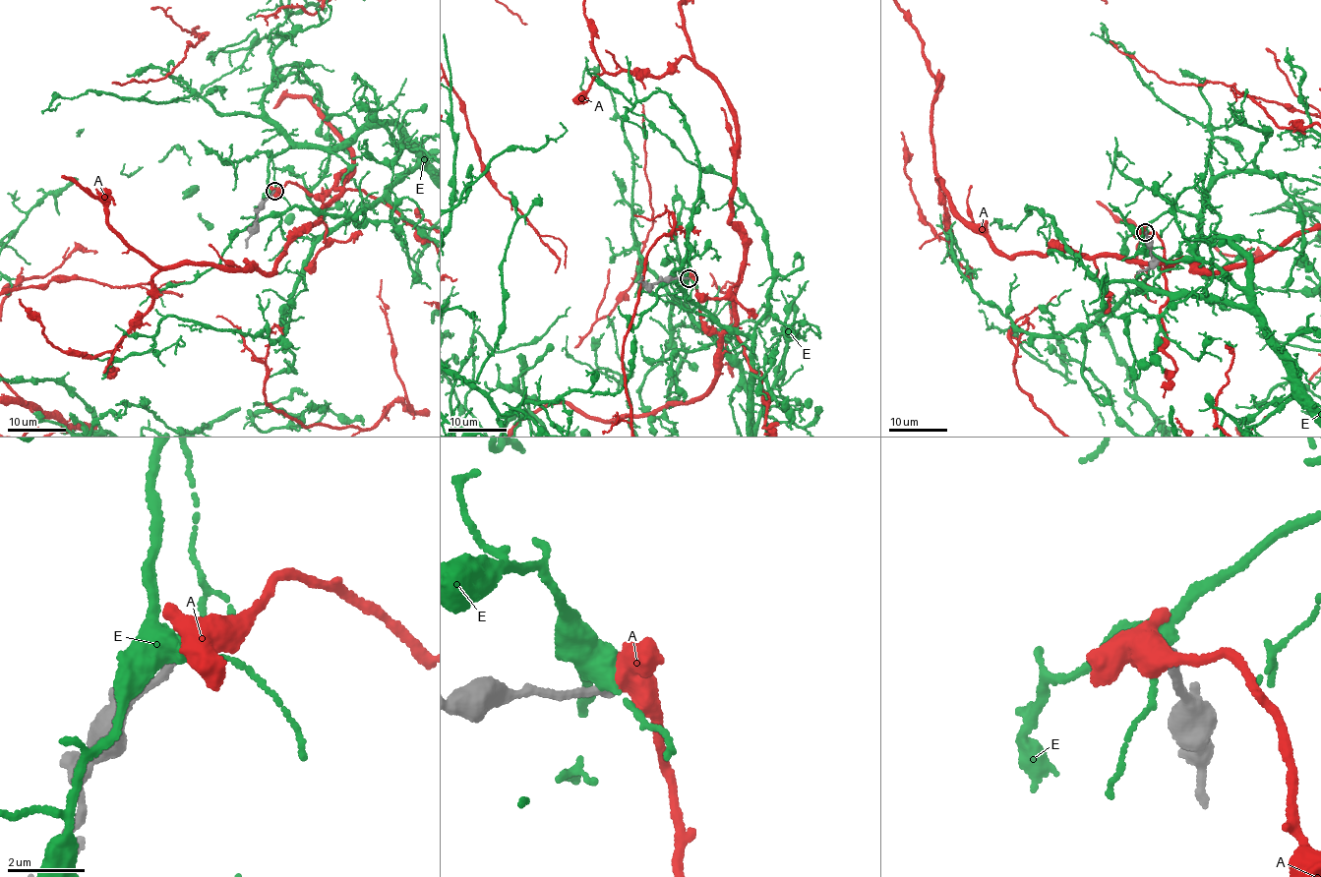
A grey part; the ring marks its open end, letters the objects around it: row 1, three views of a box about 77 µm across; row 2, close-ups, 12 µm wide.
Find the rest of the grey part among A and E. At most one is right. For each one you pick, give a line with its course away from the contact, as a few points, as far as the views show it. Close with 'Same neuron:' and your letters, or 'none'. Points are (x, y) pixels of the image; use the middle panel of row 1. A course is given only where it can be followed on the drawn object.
Same neuron: A

